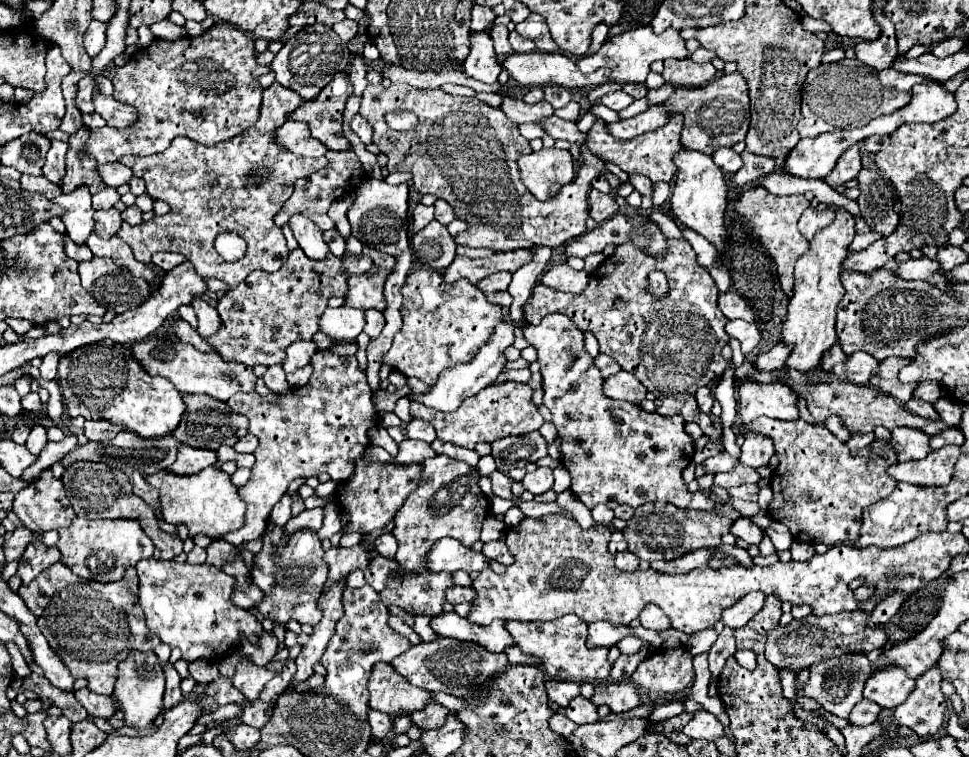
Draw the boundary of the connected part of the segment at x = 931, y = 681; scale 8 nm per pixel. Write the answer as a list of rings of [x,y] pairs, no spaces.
[[[938,664],[916,680],[916,690],[902,706],[894,708],[900,726],[911,728],[918,736],[934,736],[944,726],[946,696],[940,690],[944,676]]]

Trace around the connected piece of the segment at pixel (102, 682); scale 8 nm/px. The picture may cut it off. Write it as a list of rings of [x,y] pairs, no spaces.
[[[54,564],[28,586],[20,586],[20,598],[26,602],[30,612],[36,616],[42,634],[50,648],[58,652],[66,668],[74,678],[86,678],[88,688],[96,694],[112,694],[118,664],[128,656],[130,650],[154,650],[162,642],[150,634],[144,612],[138,604],[138,576],[136,568],[128,568],[124,578],[118,582],[94,582],[82,580],[70,572],[64,564]]]

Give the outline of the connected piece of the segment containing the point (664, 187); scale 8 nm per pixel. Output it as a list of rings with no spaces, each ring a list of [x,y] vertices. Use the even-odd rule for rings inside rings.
[[[654,182],[654,206],[662,206],[664,200],[668,198],[670,192],[670,184],[668,182]]]

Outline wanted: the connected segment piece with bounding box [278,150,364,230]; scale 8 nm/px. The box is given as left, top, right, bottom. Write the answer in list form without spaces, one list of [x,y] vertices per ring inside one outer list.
[[[348,150],[348,152],[326,152],[326,158],[332,162],[330,166],[326,166],[324,170],[314,172],[314,174],[310,174],[306,178],[298,178],[296,180],[294,194],[284,202],[282,210],[278,212],[278,226],[286,226],[288,220],[294,214],[302,214],[302,216],[310,218],[320,230],[334,228],[334,222],[326,214],[332,204],[332,200],[336,200],[342,194],[354,190],[364,180],[364,170],[362,170],[362,164],[360,164],[358,156],[352,150]]]

